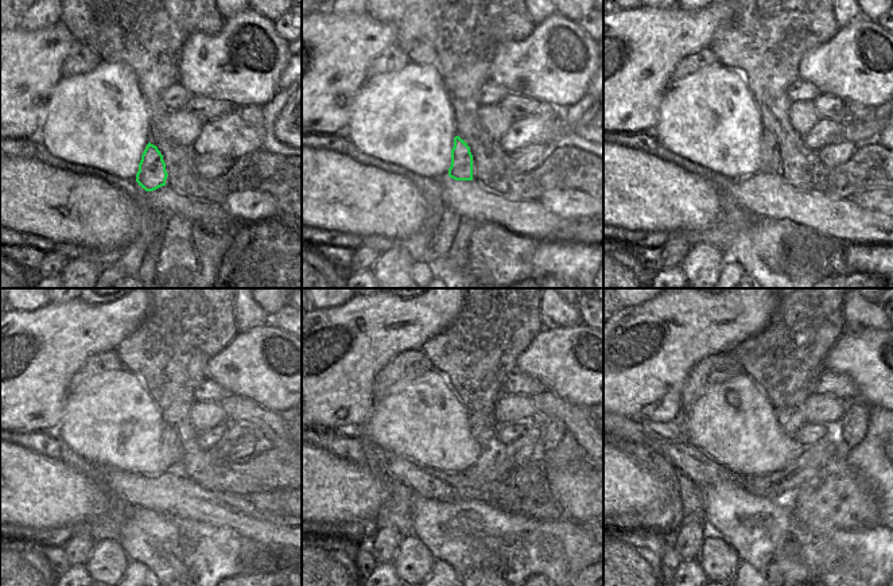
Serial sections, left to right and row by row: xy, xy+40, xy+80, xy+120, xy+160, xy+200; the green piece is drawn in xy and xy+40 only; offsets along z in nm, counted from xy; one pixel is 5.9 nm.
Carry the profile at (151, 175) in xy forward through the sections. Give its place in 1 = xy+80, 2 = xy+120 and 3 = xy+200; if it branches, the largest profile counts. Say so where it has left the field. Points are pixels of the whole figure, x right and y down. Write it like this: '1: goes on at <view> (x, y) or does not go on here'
1: goes on at xy+80 (769, 162)
2: goes on at xy+120 (169, 442)
3: goes on at xy+200 (791, 416)

